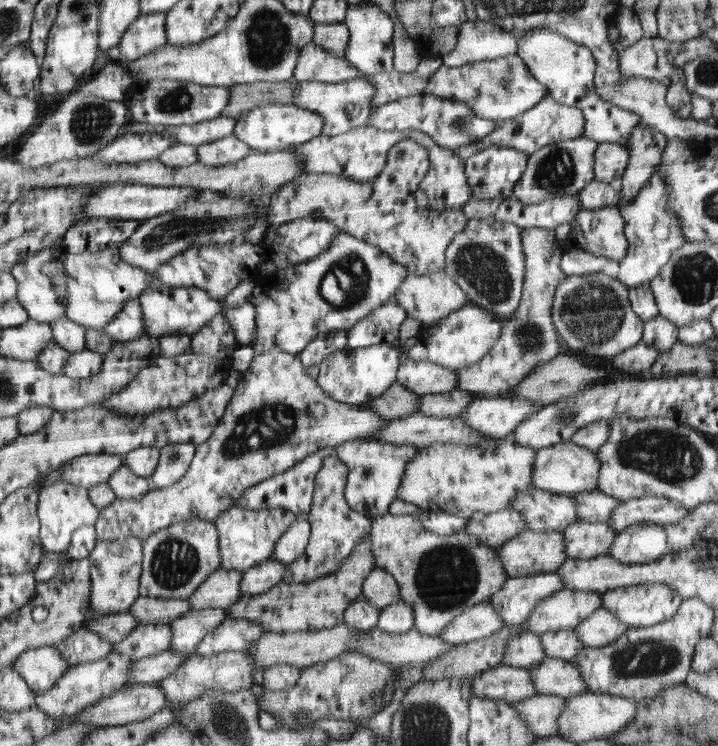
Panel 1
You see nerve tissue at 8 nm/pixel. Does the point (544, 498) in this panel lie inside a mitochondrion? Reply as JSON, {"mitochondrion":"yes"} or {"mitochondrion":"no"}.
{"mitochondrion":"no"}

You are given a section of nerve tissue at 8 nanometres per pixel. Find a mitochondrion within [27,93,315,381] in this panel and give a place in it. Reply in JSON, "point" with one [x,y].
{"point":[162,235]}

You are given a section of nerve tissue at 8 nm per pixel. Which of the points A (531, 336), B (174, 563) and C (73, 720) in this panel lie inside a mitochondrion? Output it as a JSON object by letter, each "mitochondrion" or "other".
{"A":"mitochondrion","B":"mitochondrion","C":"other"}

